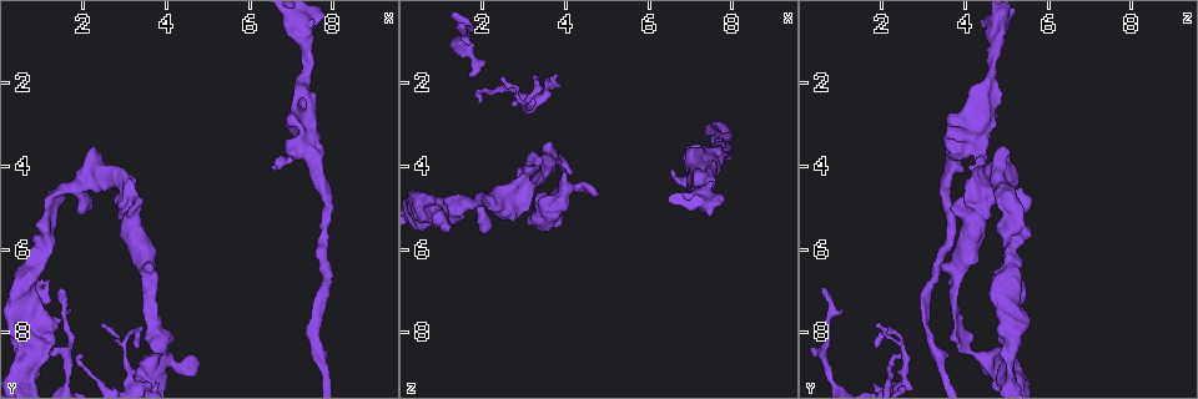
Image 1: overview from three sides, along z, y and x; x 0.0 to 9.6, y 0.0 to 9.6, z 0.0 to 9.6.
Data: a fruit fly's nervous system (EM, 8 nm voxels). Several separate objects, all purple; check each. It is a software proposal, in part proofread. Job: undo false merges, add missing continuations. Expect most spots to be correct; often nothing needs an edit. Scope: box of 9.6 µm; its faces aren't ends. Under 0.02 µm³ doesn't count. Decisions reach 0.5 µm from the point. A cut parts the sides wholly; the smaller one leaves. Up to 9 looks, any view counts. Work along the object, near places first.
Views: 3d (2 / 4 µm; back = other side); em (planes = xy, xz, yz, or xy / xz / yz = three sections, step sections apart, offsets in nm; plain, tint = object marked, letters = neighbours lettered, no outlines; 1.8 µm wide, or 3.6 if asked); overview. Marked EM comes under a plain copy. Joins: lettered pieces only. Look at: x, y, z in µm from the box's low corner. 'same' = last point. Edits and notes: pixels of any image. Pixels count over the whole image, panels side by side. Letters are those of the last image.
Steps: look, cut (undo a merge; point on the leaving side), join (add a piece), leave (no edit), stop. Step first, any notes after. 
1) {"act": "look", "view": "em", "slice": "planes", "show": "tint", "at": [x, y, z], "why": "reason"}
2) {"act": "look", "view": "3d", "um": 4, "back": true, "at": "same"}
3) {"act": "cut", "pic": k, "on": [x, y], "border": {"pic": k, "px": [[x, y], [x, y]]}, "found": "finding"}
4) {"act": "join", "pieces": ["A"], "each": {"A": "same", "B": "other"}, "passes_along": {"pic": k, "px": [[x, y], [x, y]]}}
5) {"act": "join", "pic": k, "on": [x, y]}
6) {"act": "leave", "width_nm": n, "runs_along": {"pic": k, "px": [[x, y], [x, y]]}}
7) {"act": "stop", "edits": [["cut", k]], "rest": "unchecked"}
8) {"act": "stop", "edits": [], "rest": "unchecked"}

{"act": "look", "view": "3d", "um": 2, "at": [2.60, 4.35, 4.75]}

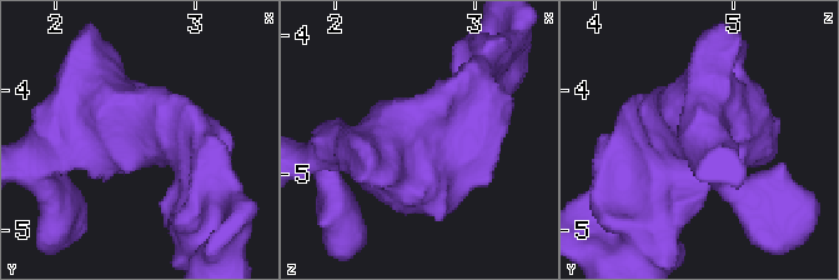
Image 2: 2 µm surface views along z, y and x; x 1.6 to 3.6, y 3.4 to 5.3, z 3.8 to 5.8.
{"act": "look", "view": "em", "slice": "planes", "show": "tint", "at": [2.66, 4.36, 4.76]}

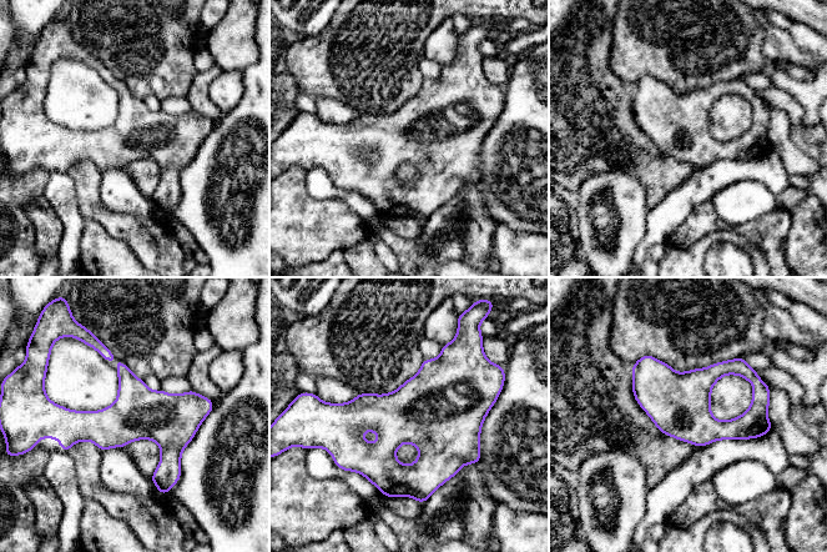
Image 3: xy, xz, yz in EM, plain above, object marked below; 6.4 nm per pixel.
{"act": "look", "view": "em", "slice": "planes", "show": "letters", "at": "same", "why": "what lies round it"}

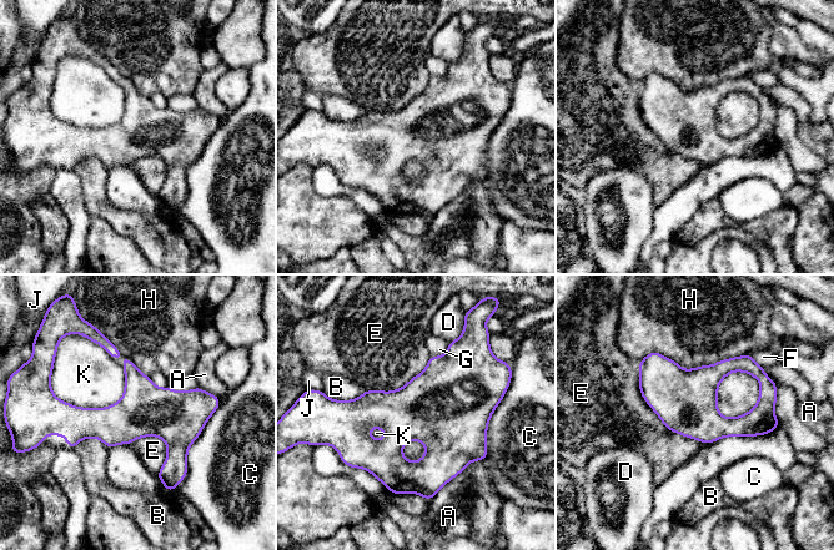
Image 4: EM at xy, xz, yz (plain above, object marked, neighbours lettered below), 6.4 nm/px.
{"act": "leave", "each": {"A": "other", "B": "other", "C": "other", "D": "other", "E": "other", "F": "other", "G": "other", "H": "other", "J": "other", "K": "other"}, "border": {"pic": 4, "px": [[125, 372], [100, 408], [53, 392]]}, "found": "continuous, no second neuron"}

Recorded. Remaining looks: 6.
{"act": "look", "view": "em", "slice": "xy", "step": 8, "show": "letters", "at": [1.75, 8.05, 0.75], "why": "thin neck"}

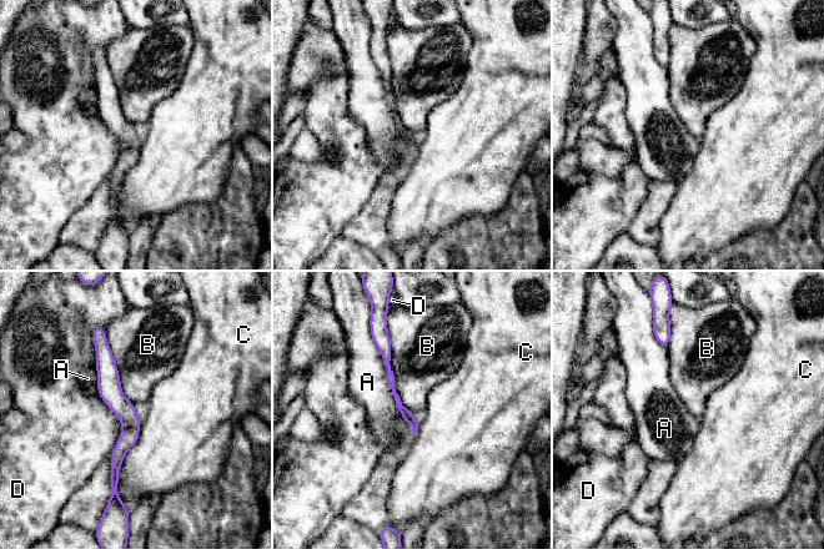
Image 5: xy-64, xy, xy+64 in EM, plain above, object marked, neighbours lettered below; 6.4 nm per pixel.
{"act": "leave", "each": {"A": "other", "B": "other", "C": "other", "D": "other"}, "runs_along": {"pic": 5, "px": [[102, 343], [127, 416], [115, 482]]}, "found": "all the same neuron"}

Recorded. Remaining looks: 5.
{"act": "look", "view": "3d", "um": 4, "at": [0.80, 6.45, 4.95], "why": "a fork"}

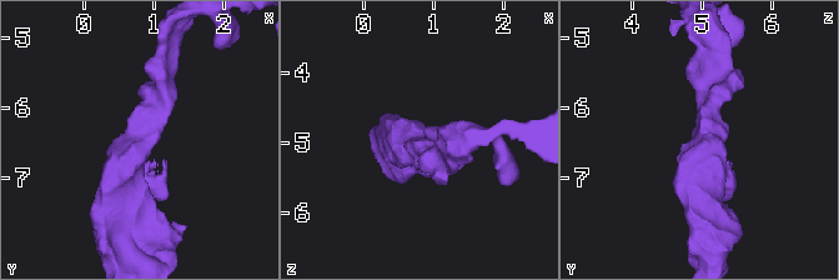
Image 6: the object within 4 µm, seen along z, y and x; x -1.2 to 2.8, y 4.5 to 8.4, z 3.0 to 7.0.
{"act": "look", "view": "em", "slice": "planes", "show": "letters", "at": [0.85, 6.45, 5.05], "why": "need the tissue"}

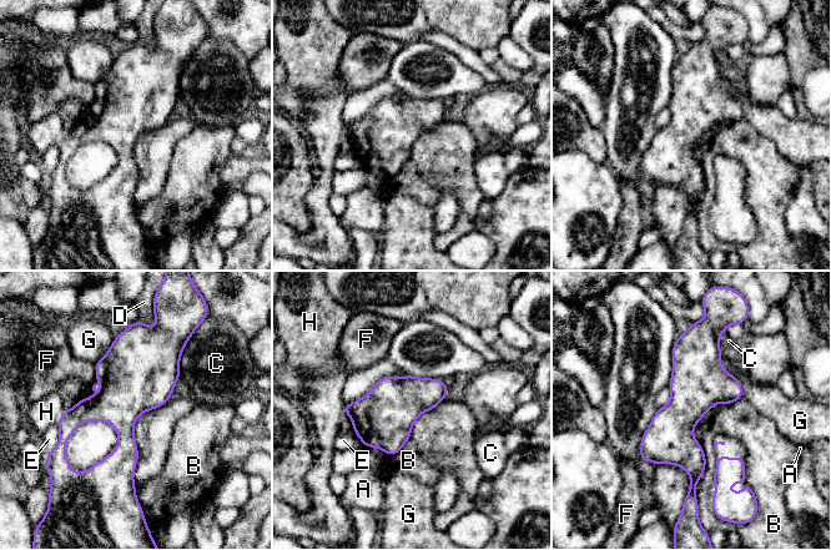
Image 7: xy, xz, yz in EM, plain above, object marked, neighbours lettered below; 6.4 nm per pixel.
{"act": "leave", "each": {"A": "other", "B": "other", "C": "other", "D": "other", "E": "other", "F": "other", "G": "other", "H": "other"}, "runs_along": {"pic": 7, "px": [[698, 336], [685, 409], [693, 485]]}, "found": "all the same neuron"}

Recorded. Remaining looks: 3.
{"act": "look", "view": "3d", "um": 4, "at": [7.35, 2.85, 4.50], "why": "four or more arms meet"}

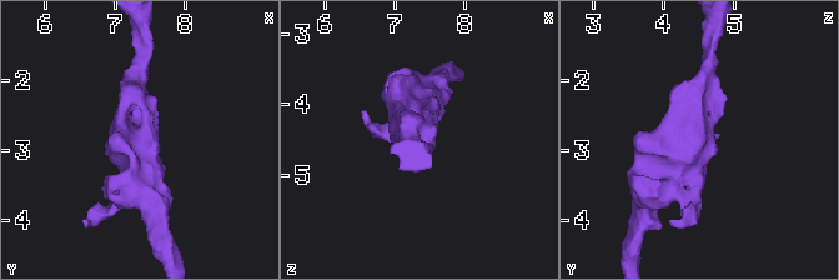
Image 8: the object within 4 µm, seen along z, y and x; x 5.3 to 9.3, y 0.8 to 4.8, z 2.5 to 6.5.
{"act": "look", "view": "em", "um": 3.6, "slice": "planes", "show": "letters", "at": [7.30, 2.80, 4.55]}

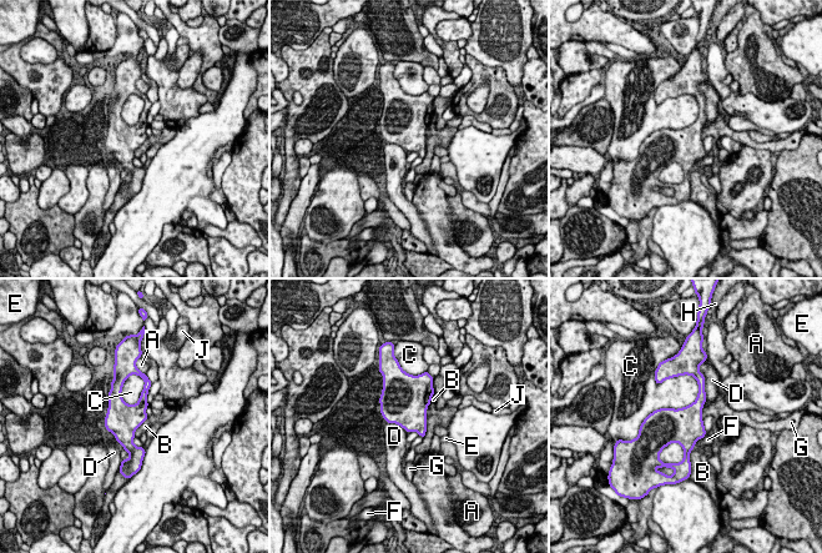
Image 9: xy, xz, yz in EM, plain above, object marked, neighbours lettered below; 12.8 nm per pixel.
{"act": "leave", "each": {"A": "other", "B": "other", "C": "other", "D": "other", "E": "other", "F": "other", "G": "other", "H": "other", "J": "other"}, "border": {"pic": 9, "px": [[705, 378], [705, 402], [702, 405]]}, "found": "one neuron here"}

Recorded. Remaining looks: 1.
{"act": "stop", "edits": [], "rest": "unchecked"}

